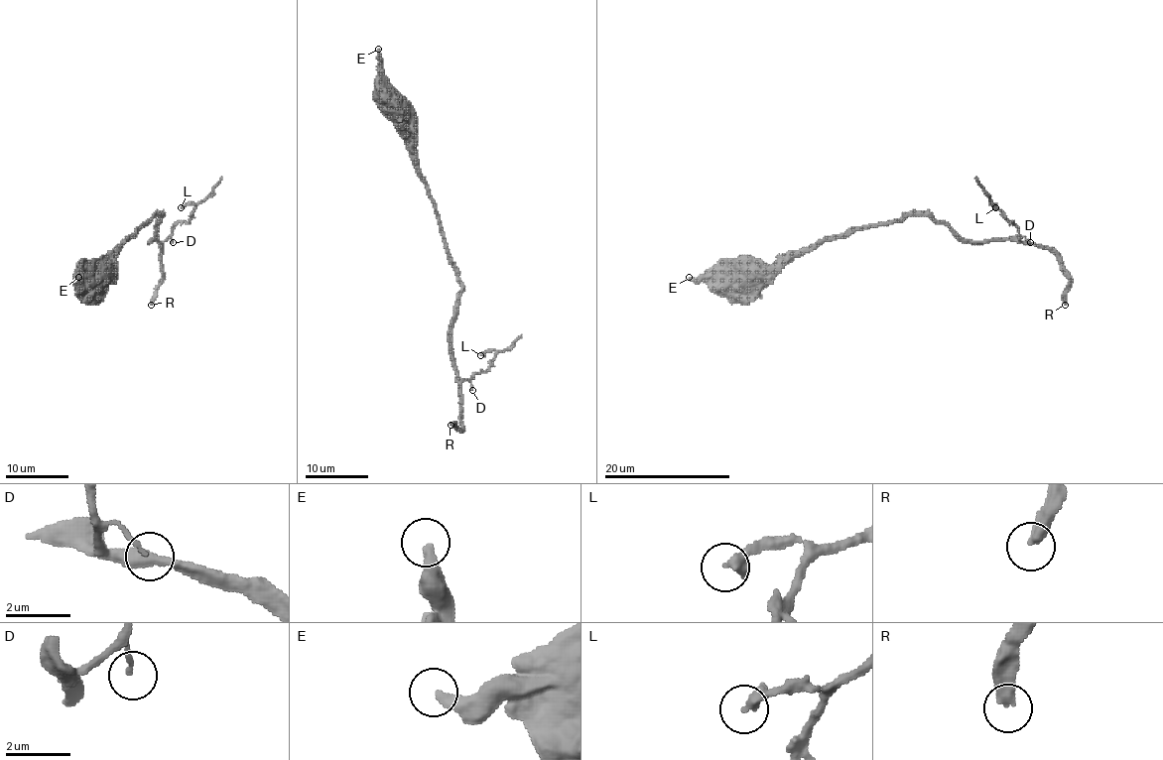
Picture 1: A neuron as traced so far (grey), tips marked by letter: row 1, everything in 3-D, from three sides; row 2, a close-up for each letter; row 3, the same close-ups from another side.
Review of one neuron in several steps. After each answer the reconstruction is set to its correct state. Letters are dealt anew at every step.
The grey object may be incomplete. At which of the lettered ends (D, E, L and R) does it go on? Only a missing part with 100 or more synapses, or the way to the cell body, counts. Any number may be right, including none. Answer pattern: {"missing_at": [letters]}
{"missing_at": ["R"]}

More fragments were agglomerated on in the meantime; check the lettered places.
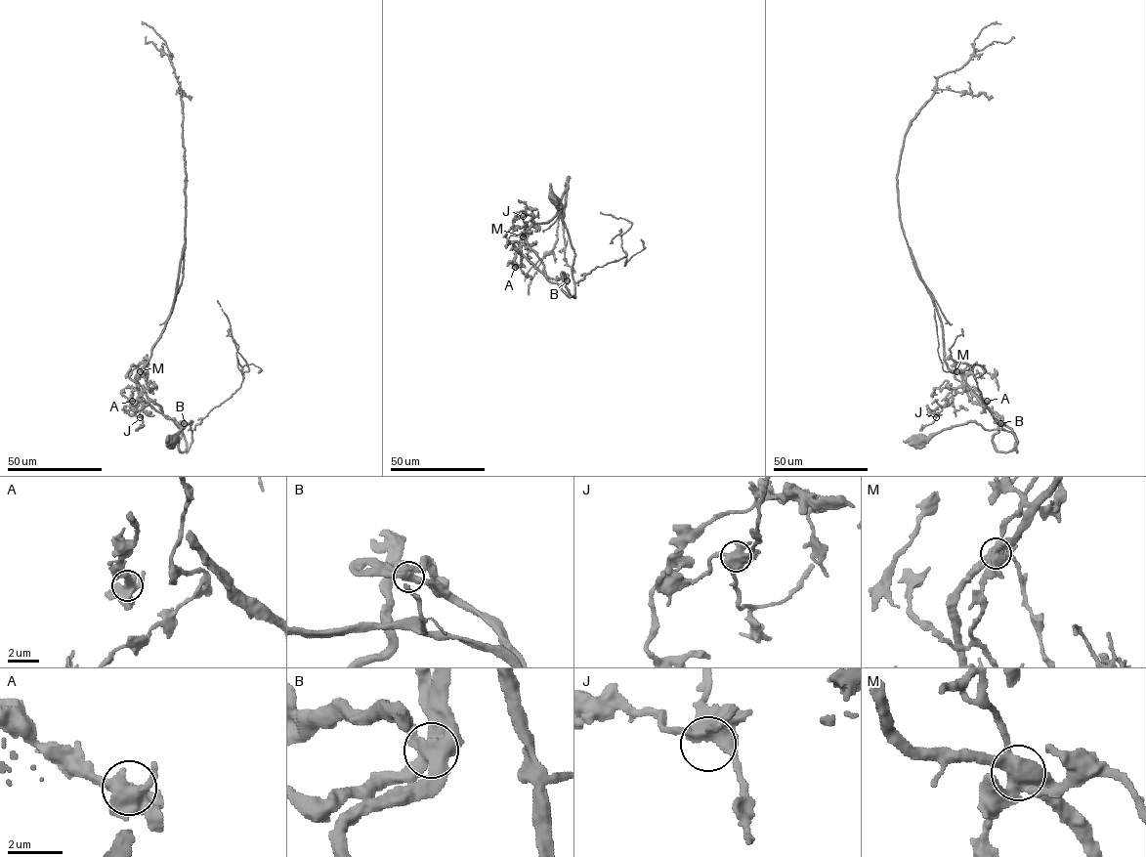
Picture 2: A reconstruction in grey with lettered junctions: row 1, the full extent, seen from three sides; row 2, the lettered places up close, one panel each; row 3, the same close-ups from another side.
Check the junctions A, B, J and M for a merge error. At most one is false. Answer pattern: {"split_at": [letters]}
{"split_at": []}

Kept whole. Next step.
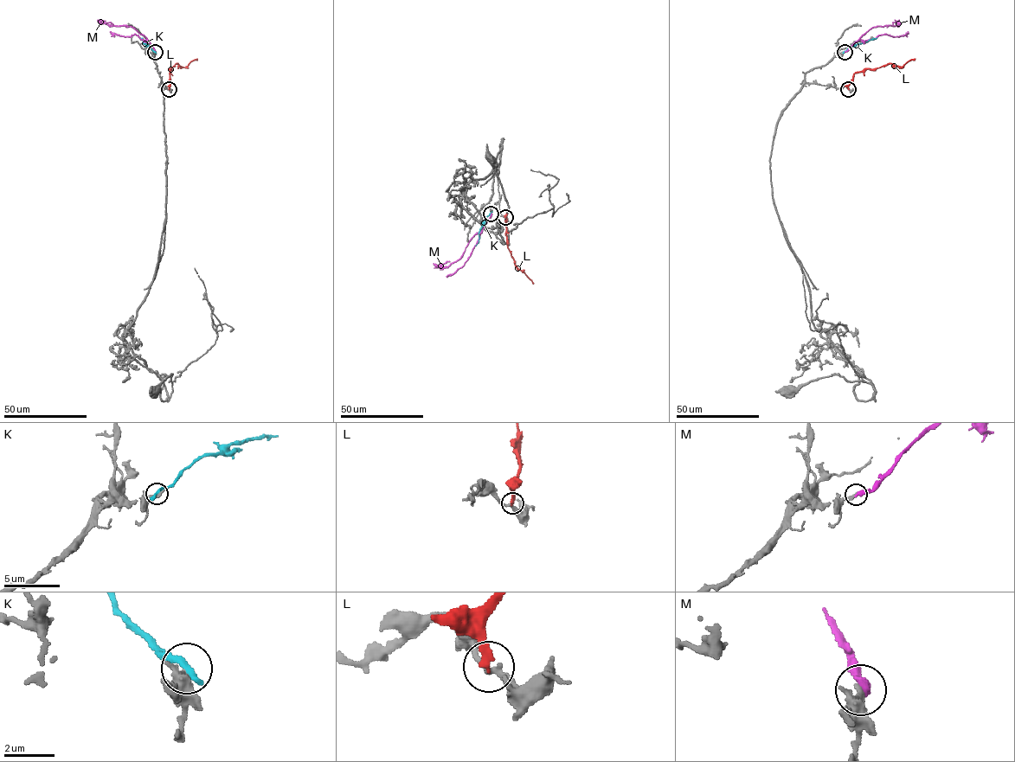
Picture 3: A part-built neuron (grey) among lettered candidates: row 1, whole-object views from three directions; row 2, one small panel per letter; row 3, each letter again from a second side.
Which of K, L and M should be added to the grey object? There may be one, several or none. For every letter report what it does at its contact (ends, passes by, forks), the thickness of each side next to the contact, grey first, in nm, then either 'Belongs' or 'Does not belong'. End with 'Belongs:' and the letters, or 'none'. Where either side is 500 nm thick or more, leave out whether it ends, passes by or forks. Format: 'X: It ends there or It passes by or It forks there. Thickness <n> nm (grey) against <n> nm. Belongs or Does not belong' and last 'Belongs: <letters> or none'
K: It ends there. Thickness 320 nm (grey) against 340 nm. Does not belong
L: It ends there. Thickness 220 nm (grey) against 280 nm. Does not belong
M: It ends there. Thickness 240 nm (grey) against 280 nm. Belongs
Belongs: M

